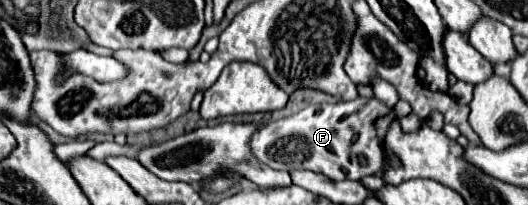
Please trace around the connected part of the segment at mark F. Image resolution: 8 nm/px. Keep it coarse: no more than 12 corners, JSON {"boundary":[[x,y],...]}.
{"boundary":[[314,104],[268,122],[250,154],[360,180],[382,168],[392,108]]}

